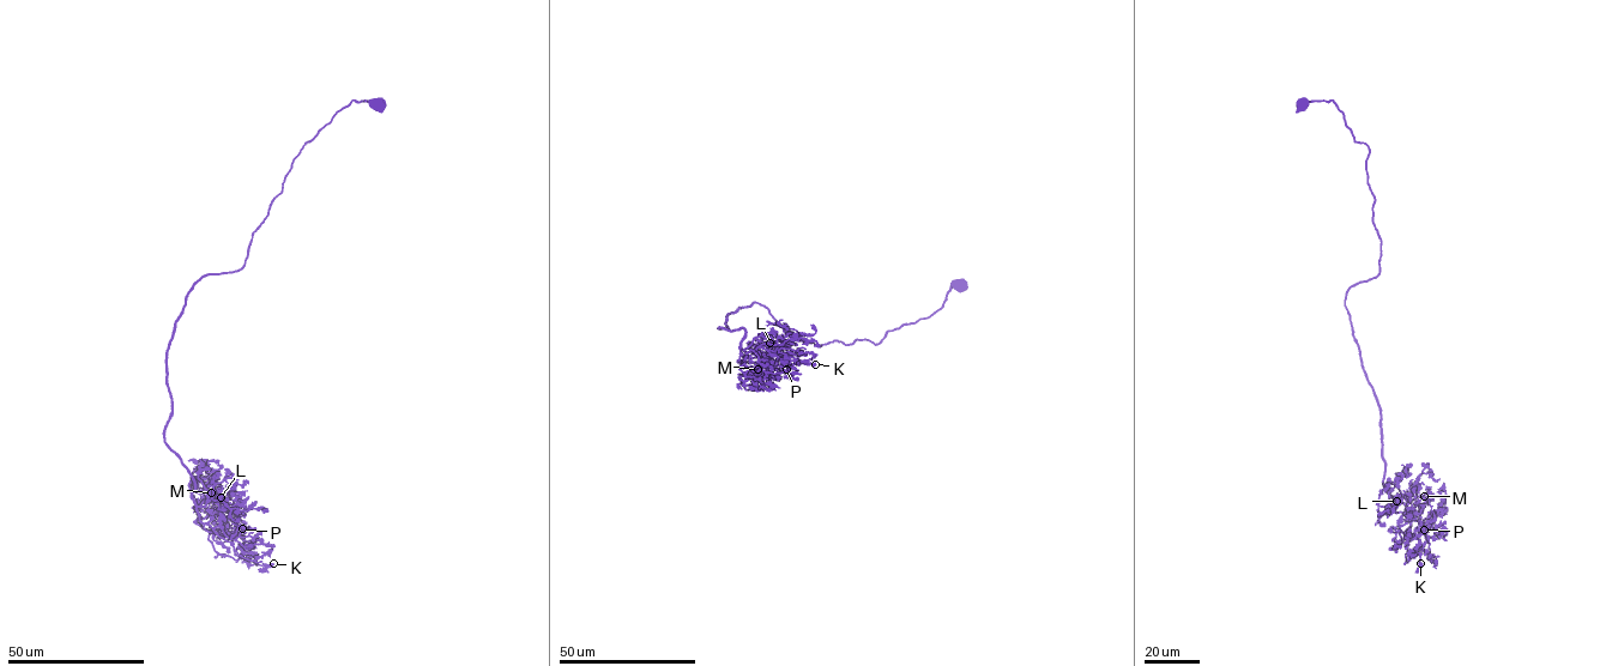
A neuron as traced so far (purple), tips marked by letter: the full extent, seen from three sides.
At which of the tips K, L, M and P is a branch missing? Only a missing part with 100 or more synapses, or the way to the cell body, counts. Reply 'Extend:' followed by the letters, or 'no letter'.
Extend: no letter

